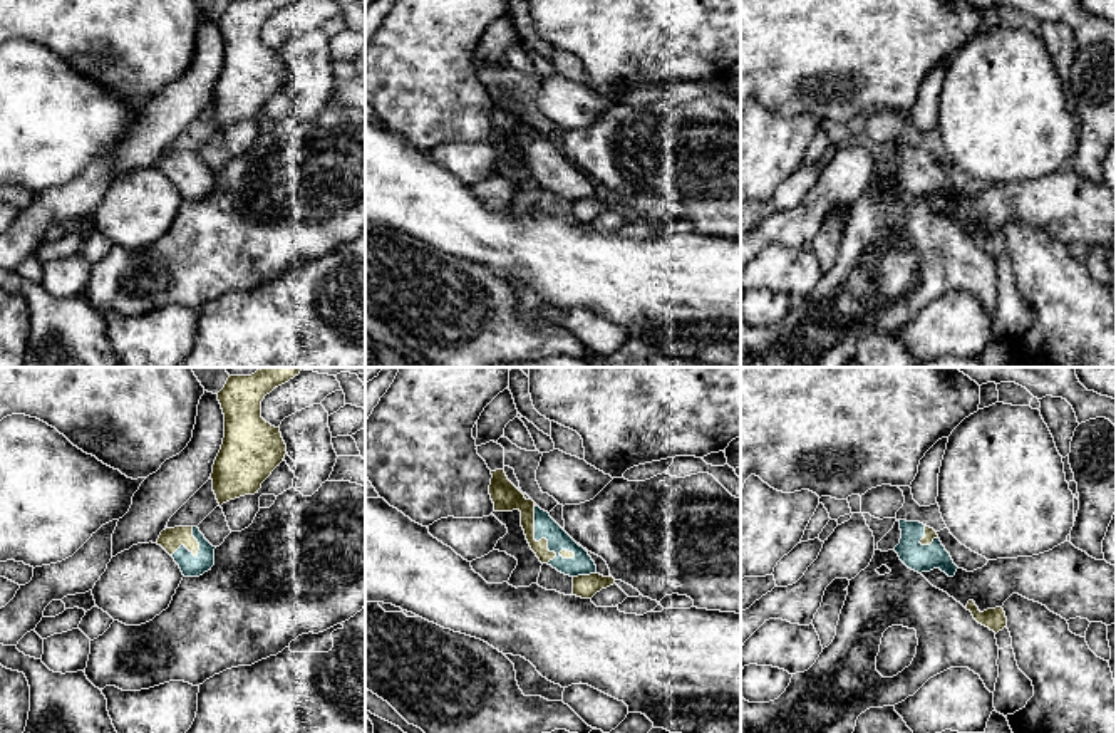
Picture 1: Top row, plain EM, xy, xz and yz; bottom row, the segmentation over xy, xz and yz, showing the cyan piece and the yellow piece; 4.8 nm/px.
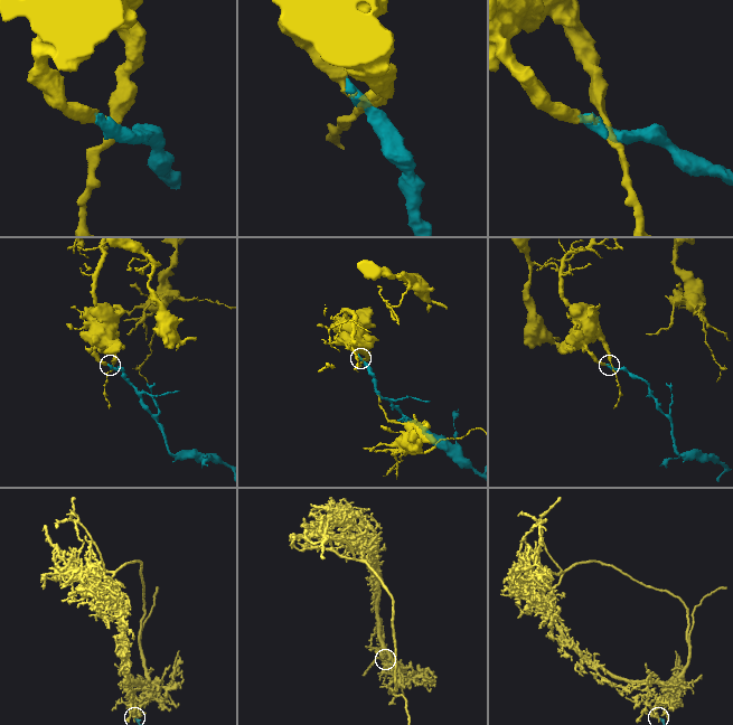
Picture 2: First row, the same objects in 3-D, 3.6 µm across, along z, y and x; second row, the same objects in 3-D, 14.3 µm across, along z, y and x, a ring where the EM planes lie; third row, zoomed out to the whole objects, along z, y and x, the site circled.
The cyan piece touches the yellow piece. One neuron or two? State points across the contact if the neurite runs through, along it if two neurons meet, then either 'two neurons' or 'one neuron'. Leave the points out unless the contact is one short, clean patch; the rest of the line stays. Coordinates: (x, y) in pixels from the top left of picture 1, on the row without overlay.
one neuron

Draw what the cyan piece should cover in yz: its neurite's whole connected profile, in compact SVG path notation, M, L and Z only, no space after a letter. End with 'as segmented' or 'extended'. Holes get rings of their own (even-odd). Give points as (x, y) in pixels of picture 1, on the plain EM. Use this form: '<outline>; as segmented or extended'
M898 146L902 163L895 176L908 193L918 198L940 193L948 201L955 200L958 191L953 188L933 153L920 146Z; extended

